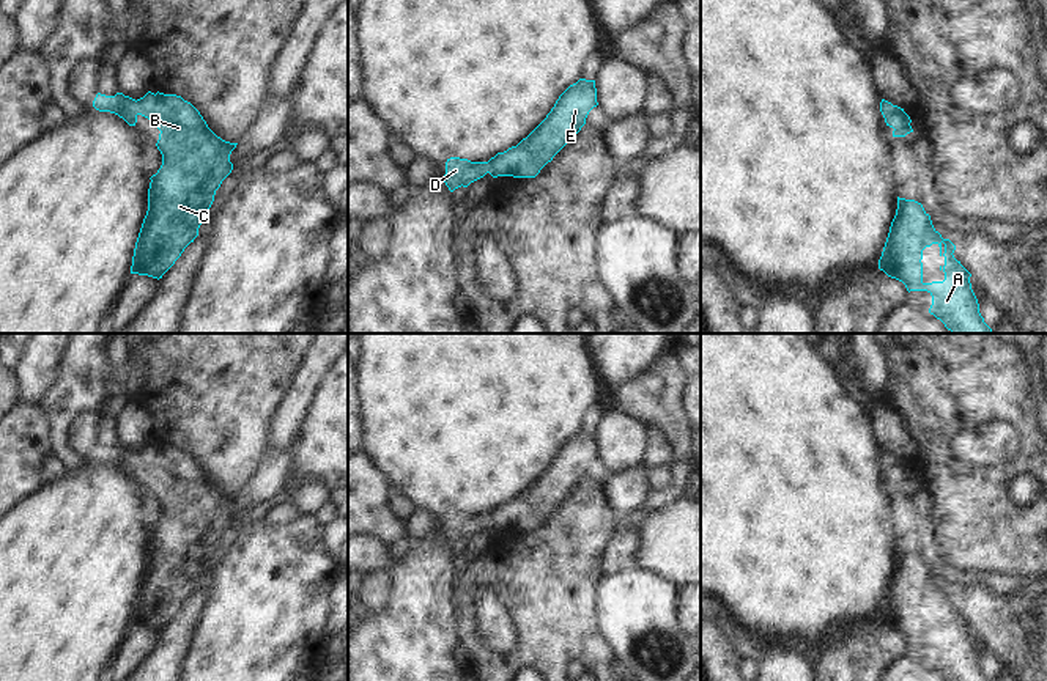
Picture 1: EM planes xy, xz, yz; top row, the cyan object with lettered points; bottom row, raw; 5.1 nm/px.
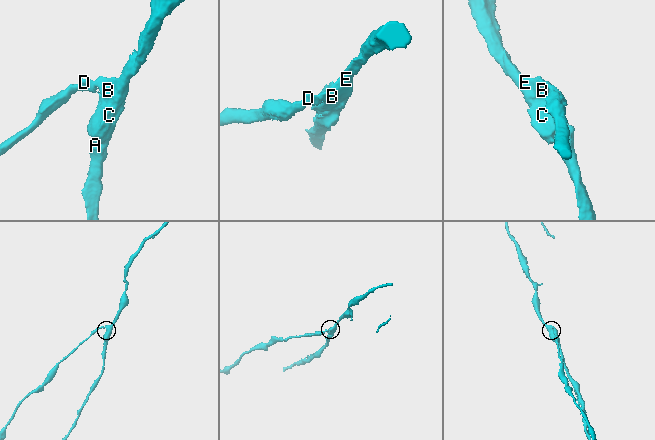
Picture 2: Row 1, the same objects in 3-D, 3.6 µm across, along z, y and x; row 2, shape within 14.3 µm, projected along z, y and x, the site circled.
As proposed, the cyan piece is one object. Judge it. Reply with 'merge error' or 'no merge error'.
no merge error

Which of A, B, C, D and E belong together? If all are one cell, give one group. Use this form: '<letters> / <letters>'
A B C D E

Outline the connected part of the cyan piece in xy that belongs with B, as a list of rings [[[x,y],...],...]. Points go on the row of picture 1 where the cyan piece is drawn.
[[[148,91],[140,99],[123,93],[105,96],[98,93],[93,107],[99,112],[110,112],[135,126],[137,116],[148,118],[159,131],[156,143],[162,154],[162,165],[150,179],[148,211],[143,219],[132,256],[131,274],[162,278],[175,264],[184,248],[198,236],[198,228],[206,211],[214,201],[216,190],[231,173],[230,154],[238,143],[217,137],[206,124],[200,112],[181,96]]]

